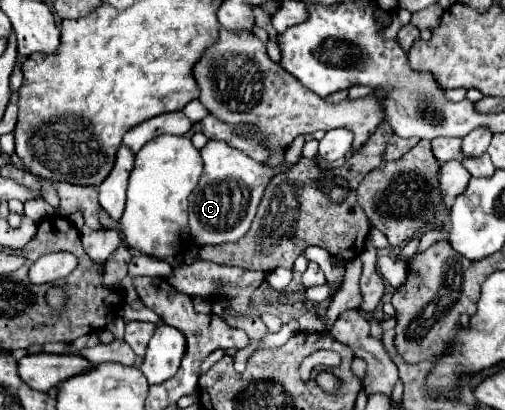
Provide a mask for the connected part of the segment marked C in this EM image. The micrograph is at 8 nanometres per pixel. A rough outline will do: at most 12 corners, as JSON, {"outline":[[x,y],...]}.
{"outline":[[222,140],[200,152],[188,208],[200,246],[248,232],[268,170]]}

